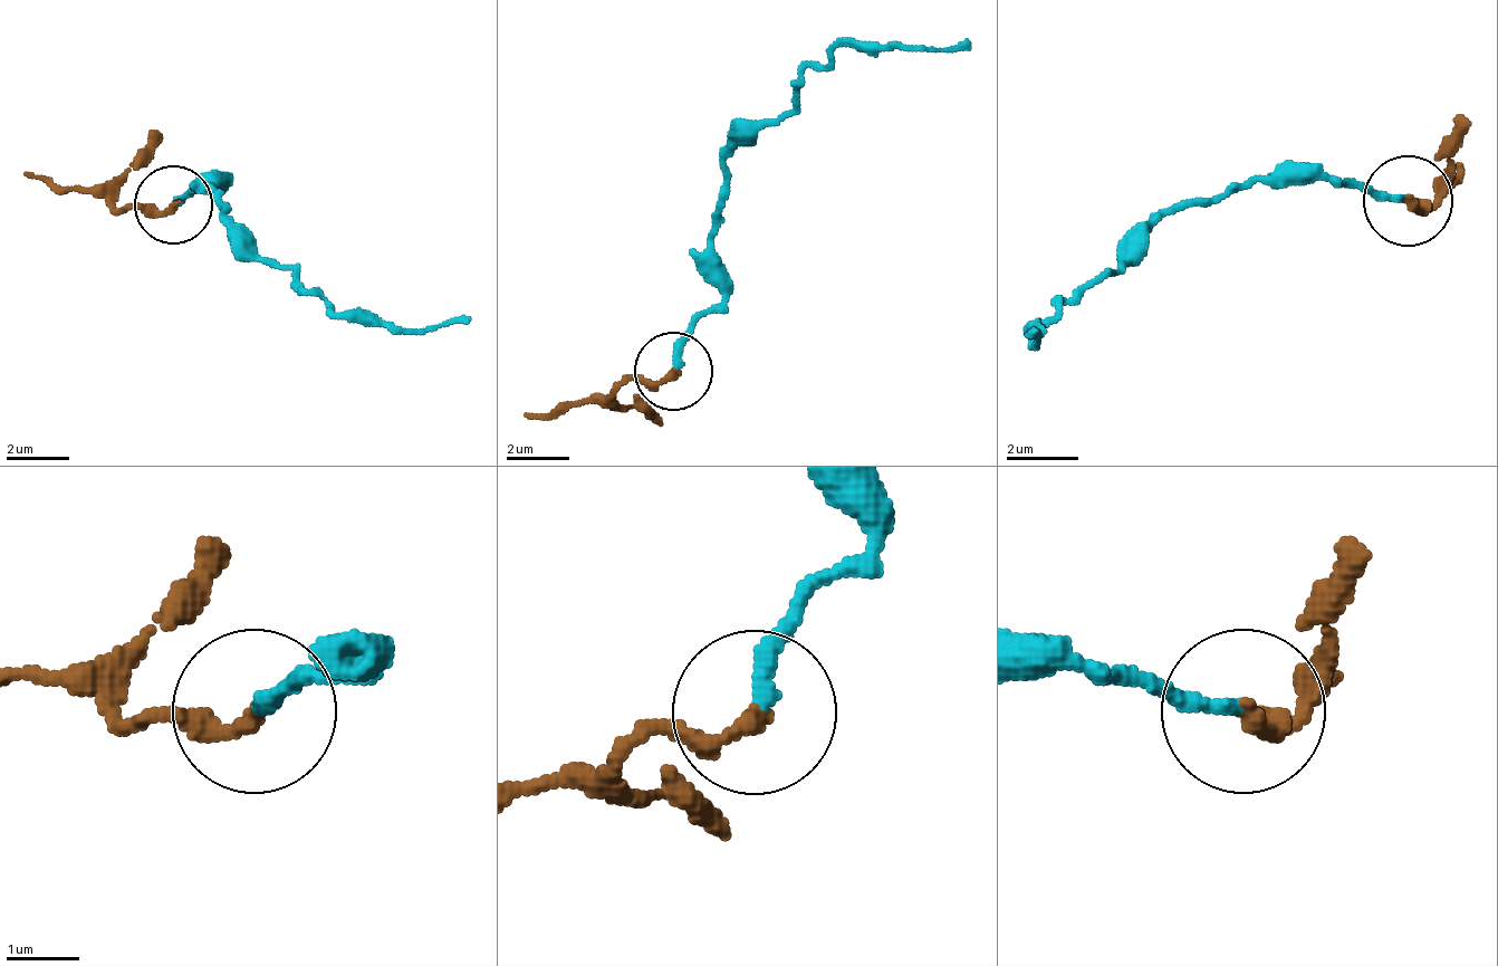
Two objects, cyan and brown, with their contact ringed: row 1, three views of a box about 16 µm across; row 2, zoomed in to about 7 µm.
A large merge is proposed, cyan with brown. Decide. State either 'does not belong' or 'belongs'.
belongs

